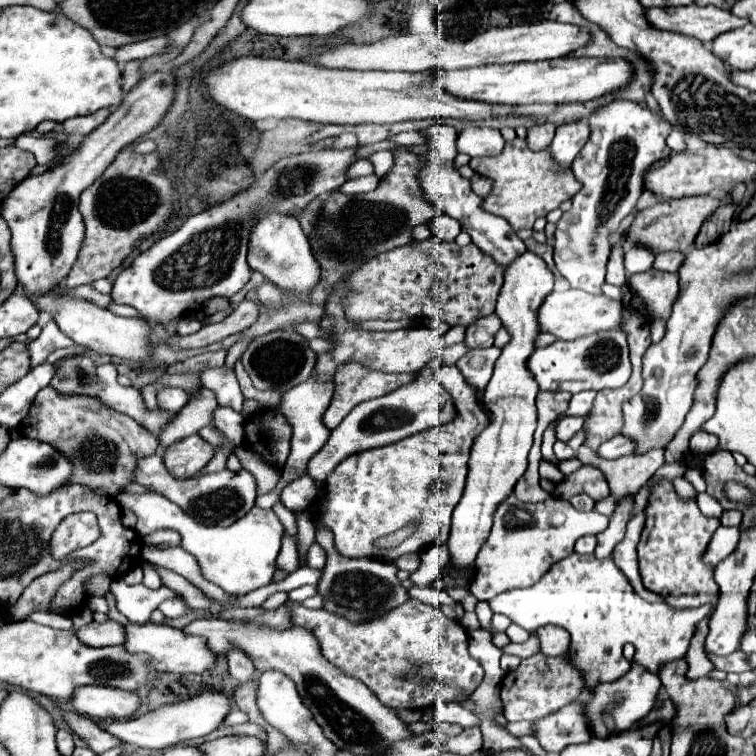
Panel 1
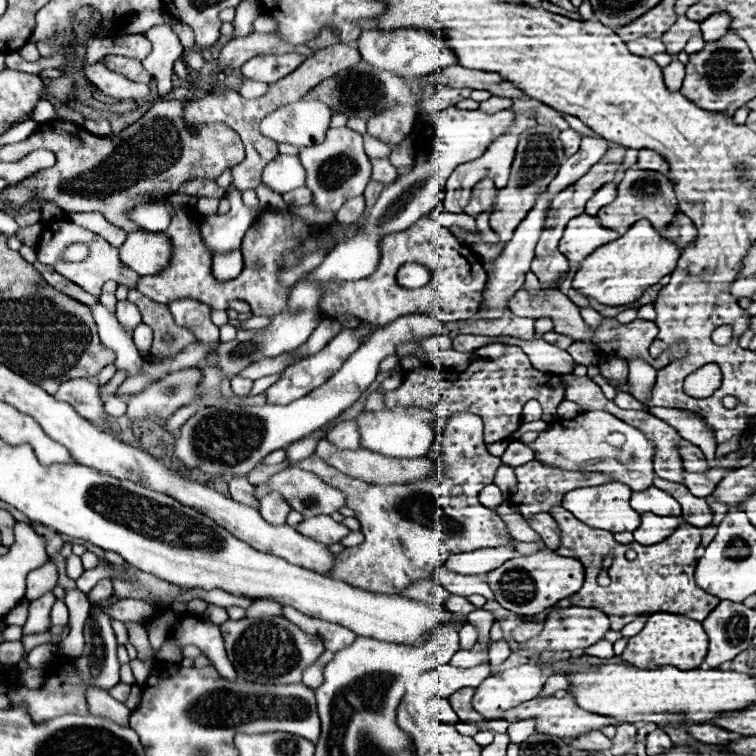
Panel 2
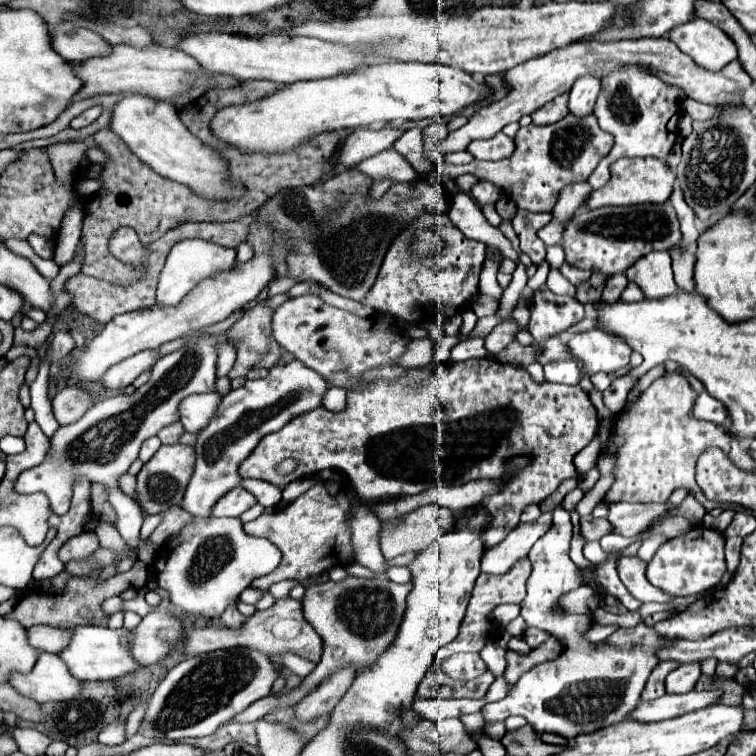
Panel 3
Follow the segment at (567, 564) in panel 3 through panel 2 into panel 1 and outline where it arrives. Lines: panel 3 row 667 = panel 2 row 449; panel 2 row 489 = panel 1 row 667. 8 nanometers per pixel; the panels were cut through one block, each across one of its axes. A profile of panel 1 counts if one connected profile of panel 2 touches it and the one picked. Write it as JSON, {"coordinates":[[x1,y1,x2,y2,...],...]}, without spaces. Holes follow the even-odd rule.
{"coordinates":[[632,662,632,668,624,678,616,682,608,682,604,686,596,686,592,694,582,694,580,702,584,702,584,718,588,718,588,726,592,726,592,736,608,736,610,732,624,732,634,722,642,720,652,706,656,704,656,694,660,692,662,684,656,674,648,674,644,666]]}

